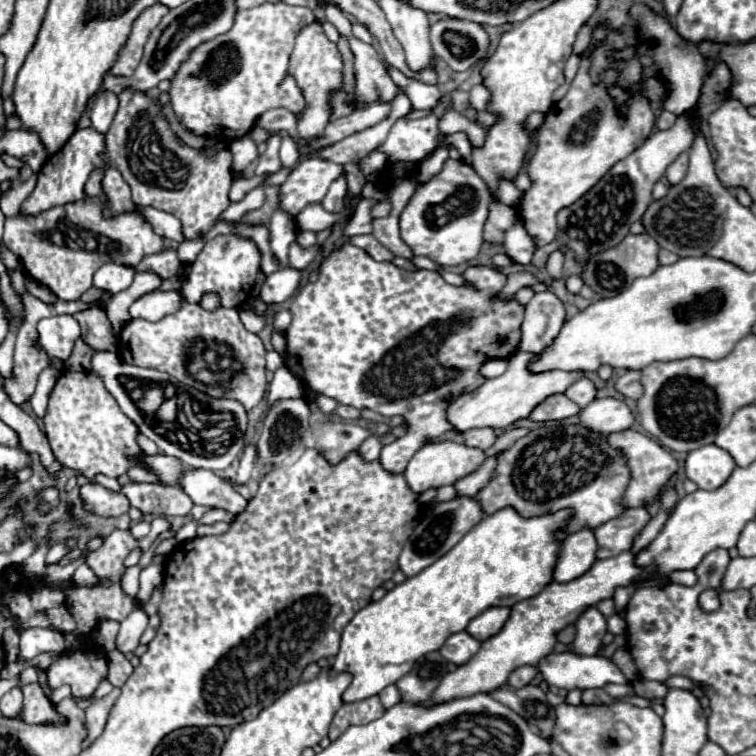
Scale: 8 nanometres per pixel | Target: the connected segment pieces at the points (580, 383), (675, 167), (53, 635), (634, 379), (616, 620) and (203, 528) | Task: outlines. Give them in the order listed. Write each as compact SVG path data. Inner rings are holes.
M580 377L574 385L570 385L570 389L566 389L564 393L568 399L572 399L580 409L584 409L590 401L594 401L596 397L596 387L592 385L590 379Z
M682 153L666 171L666 179L670 185L676 185L678 181L682 181L682 177L686 175L688 169L688 153Z
M30 627L20 631L20 651L24 659L30 659L42 651L64 651L62 633L48 631L44 627Z
M626 371L620 375L614 383L616 391L628 399L640 399L642 397L642 385L640 385L640 371Z
M612 615L612 617L608 617L608 631L612 633L612 635L620 635L620 633L624 633L626 631L626 621L620 617L620 615Z
M214 523L214 525L200 525L198 527L198 535L204 537L204 535L222 535L230 529L228 523Z

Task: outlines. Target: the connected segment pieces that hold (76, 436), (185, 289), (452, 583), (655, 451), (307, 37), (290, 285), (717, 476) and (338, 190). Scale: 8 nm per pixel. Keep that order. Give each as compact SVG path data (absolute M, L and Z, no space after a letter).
M64 371L58 377L44 415L44 433L56 459L64 467L84 475L88 481L94 481L98 473L118 479L126 475L130 467L146 469L144 461L140 461L144 451L136 441L140 431L136 429L134 421L122 413L102 381L90 371Z
M218 235L206 243L202 253L194 261L190 275L182 283L182 293L188 303L200 303L206 293L216 293L220 307L240 309L250 297L258 269L260 251L252 239L244 239L240 235Z
M510 507L496 511L484 517L456 547L420 575L408 577L380 601L360 609L344 627L340 651L330 667L330 673L352 675L352 683L344 691L342 701L356 703L398 683L422 655L438 651L450 635L466 629L488 607L512 607L522 599L538 595L552 581L560 547L554 541L554 531L564 527L568 517L570 511L532 519L520 517Z
M632 429L612 433L608 437L608 445L626 459L626 465L630 469L630 483L628 483L626 493L622 497L622 507L628 509L628 507L648 507L648 505L652 505L660 497L664 487L668 485L672 475L676 473L676 469L678 469L676 459L666 449L662 449L656 441L652 441L650 437L646 437L642 433L636 433Z
M316 21L310 27L302 29L296 37L296 45L290 57L290 75L296 79L298 87L304 93L304 99L308 107L298 117L298 135L300 137L316 137L324 131L328 125L328 117L332 113L332 107L328 103L330 95L340 89L342 85L342 57L332 41L328 41L322 25Z
M284 267L278 269L276 273L268 275L268 279L262 285L260 299L270 305L270 303L282 303L294 295L294 291L300 285L300 273L296 269Z
M704 445L688 453L686 459L686 475L692 479L700 489L712 491L718 489L730 473L736 469L734 459L728 451L720 449L718 445Z
M344 175L340 179L336 179L330 189L328 189L328 195L324 197L322 201L322 207L328 211L328 213L342 213L344 209L344 197L346 197L346 179Z

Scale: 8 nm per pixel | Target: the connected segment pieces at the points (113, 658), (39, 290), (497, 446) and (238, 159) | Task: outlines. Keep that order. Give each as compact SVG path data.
M118 651L108 655L106 659L108 659L107 680L113 685L124 685L126 679L132 675L130 661L122 653L118 653Z
M26 277L26 289L30 289L30 293L34 293L34 297L38 297L40 301L46 301L46 305L54 305L54 301L58 299L46 285L38 285L38 281L34 281L32 277Z
M512 429L512 431L502 433L502 435L496 439L496 443L486 451L486 455L488 455L488 457L494 457L494 455L498 455L498 453L510 449L510 445L514 445L514 441L518 441L518 439L524 437L526 433L528 433L528 429Z
M250 135L246 137L240 137L240 139L234 139L230 143L230 151L234 155L234 171L244 171L256 157L258 157L258 151L256 151L256 143L252 141Z

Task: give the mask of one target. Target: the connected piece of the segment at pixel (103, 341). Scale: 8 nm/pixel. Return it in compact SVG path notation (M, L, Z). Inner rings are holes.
M88 309L84 313L76 313L74 319L80 323L82 339L86 341L86 345L90 345L94 351L116 351L118 337L114 335L110 321L102 309Z

